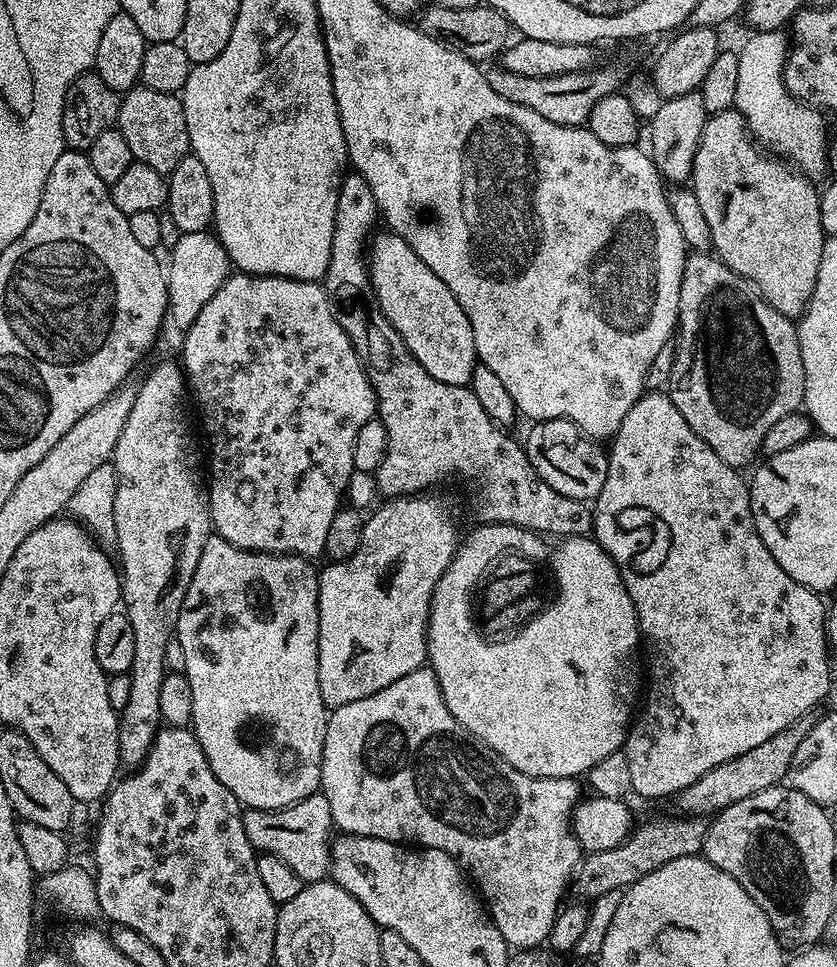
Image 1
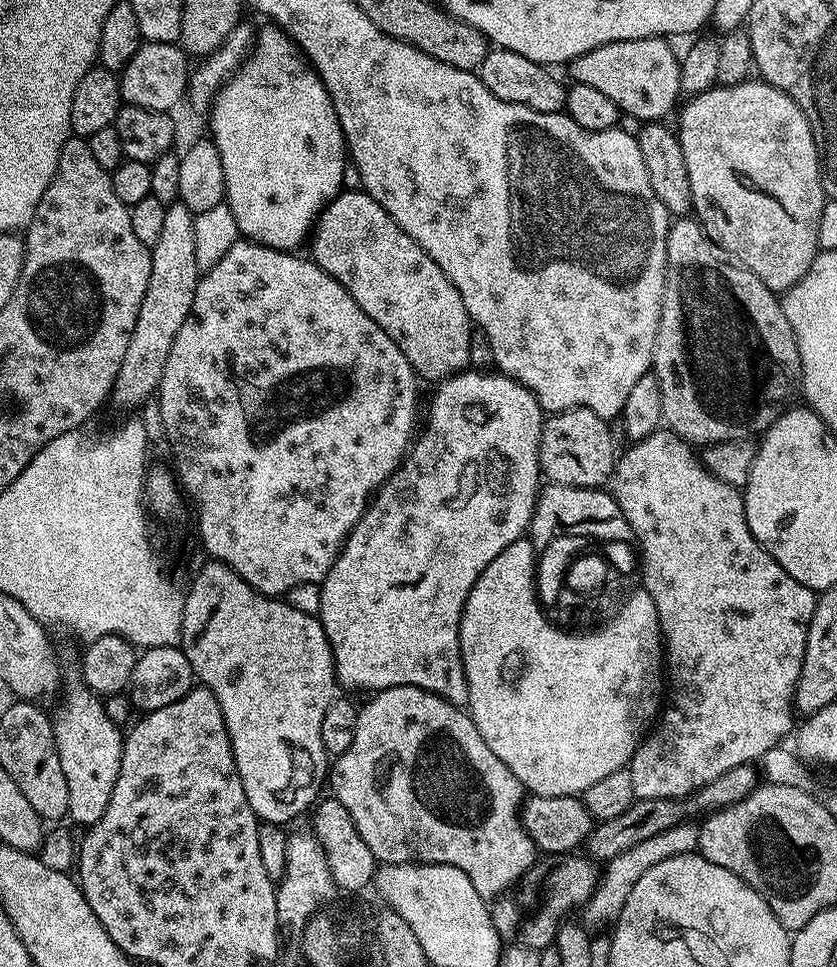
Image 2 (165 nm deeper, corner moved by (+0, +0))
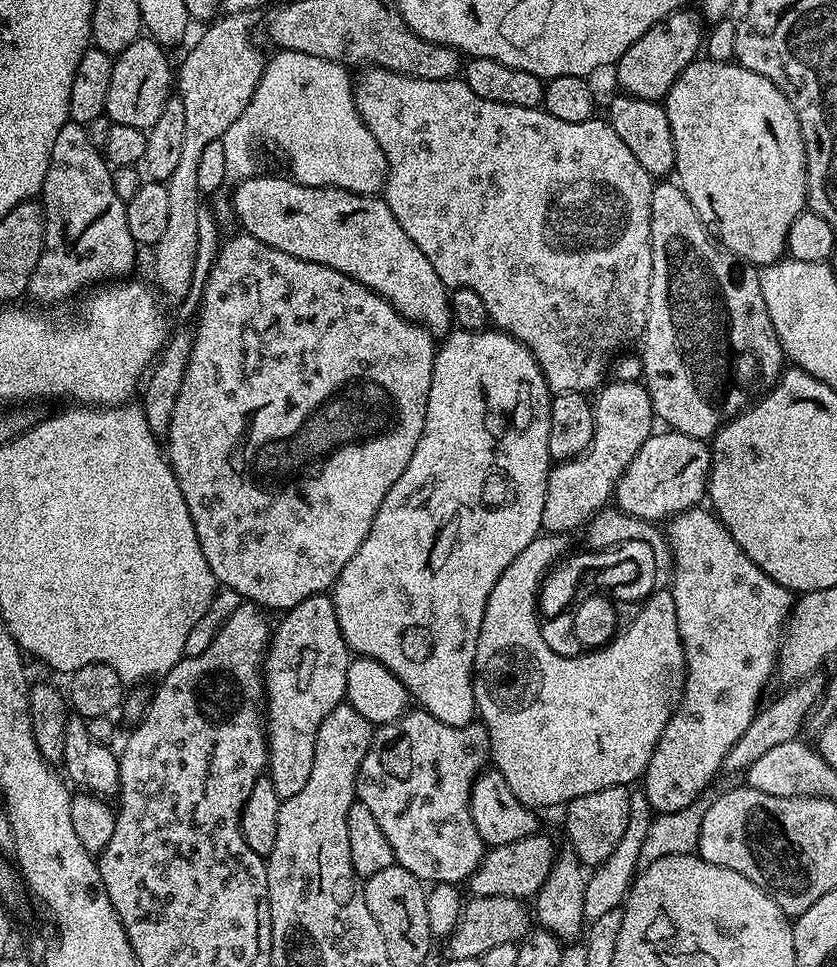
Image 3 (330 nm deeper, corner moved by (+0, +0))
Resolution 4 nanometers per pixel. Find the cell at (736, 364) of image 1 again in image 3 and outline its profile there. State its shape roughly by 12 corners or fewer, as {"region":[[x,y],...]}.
{"region":[[652,185],[639,353],[655,419],[711,438],[786,367],[757,265]]}

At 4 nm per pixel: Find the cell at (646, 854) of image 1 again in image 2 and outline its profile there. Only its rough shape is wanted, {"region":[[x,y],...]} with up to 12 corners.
{"region":[[584,854],[537,859],[491,905],[501,939],[537,950],[588,903]]}

